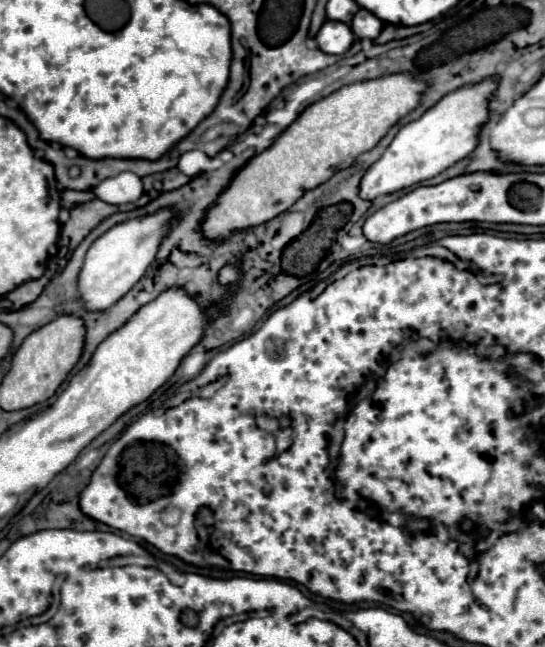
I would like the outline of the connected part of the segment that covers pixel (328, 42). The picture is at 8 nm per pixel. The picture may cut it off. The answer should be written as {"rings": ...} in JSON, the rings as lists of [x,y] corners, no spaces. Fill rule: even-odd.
{"rings":[[[328,19],[320,27],[316,41],[318,41],[318,47],[324,53],[344,55],[350,49],[350,45],[354,43],[354,33],[350,31],[350,27],[346,23],[334,23],[334,21]]]}

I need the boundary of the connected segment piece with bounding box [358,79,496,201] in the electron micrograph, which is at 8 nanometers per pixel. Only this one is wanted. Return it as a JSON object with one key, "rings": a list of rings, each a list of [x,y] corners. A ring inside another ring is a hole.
{"rings":[[[484,79],[478,85],[456,89],[448,93],[438,105],[428,109],[420,119],[402,125],[384,155],[364,173],[358,195],[366,201],[374,201],[376,197],[432,179],[470,155],[478,145],[478,129],[488,119],[488,101],[494,89],[494,79]]]}

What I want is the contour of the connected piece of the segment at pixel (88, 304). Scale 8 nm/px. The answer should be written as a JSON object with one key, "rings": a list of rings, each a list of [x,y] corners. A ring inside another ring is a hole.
{"rings":[[[160,209],[154,215],[124,221],[92,243],[78,275],[78,301],[86,307],[86,311],[104,311],[112,307],[122,295],[126,295],[126,291],[130,291],[130,287],[154,261],[160,241],[168,233],[172,219],[172,209]]]}

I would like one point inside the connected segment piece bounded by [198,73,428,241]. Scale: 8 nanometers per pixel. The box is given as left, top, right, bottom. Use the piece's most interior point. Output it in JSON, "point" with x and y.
{"point":[328,135]}

